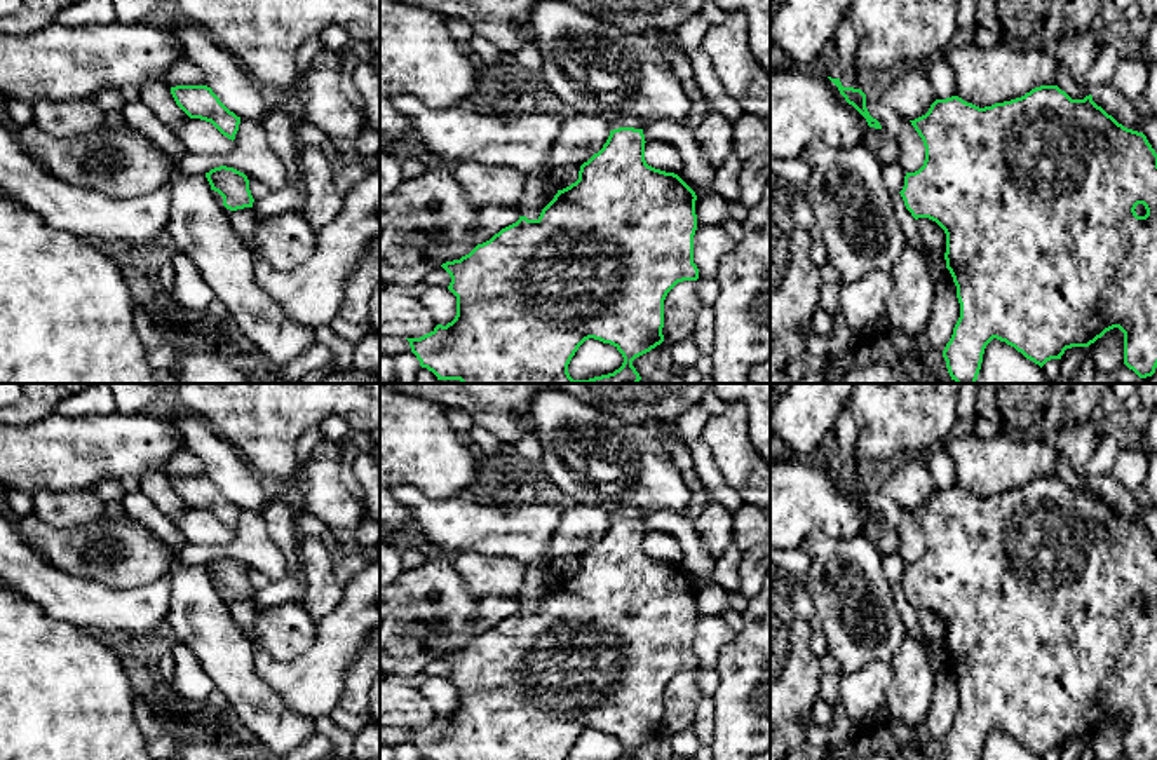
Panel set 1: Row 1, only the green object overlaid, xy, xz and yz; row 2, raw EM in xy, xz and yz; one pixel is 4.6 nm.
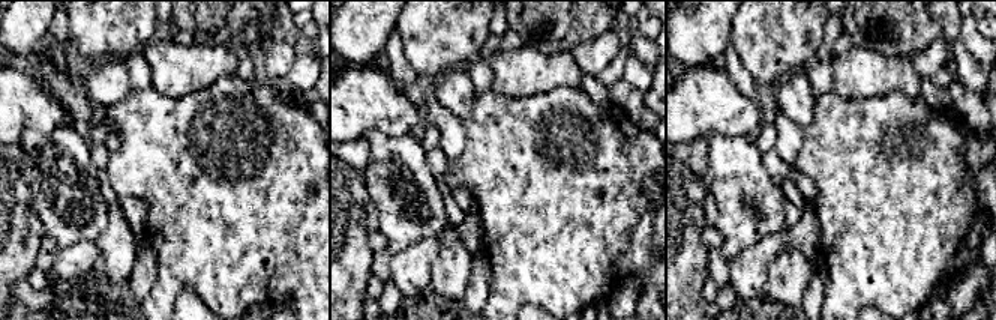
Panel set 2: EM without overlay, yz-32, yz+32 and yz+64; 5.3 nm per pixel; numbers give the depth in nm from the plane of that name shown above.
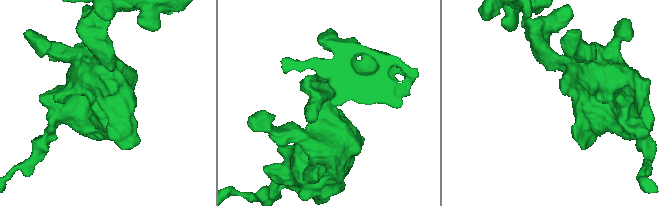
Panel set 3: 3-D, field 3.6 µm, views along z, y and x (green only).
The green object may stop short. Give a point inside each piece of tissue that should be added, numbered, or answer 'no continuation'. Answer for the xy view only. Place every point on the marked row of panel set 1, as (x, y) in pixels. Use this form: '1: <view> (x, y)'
no continuation

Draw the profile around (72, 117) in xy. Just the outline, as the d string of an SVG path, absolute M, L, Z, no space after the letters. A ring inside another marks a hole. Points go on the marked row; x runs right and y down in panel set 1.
M92 98L33 103L33 127L56 138L87 136L103 126L105 113Z

